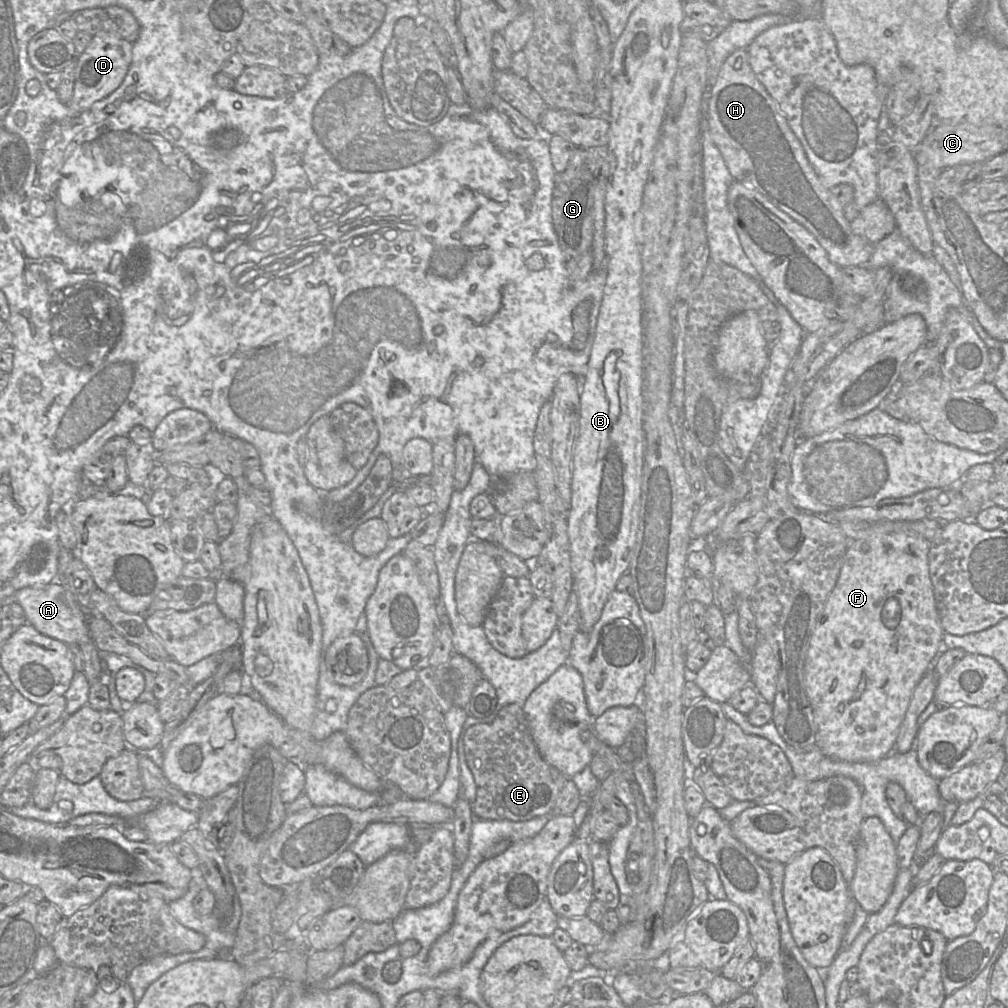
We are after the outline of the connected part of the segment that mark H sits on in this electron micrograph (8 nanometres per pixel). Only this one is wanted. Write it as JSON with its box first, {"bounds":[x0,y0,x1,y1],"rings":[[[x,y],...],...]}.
{"bounds":[708,48,874,268],"rings":[[[747,48],[732,52],[717,74],[708,102],[708,129],[734,180],[762,194],[774,206],[805,227],[835,265],[841,268],[865,267],[873,253],[874,244],[853,233],[850,222],[845,217],[846,206],[823,184],[810,164],[800,141],[789,127],[776,101],[751,69]]]}

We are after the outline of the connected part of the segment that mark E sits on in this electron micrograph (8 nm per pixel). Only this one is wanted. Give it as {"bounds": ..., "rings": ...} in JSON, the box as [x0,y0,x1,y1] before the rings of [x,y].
{"bounds":[459,704,571,822],"rings":[[[517,704],[500,707],[489,723],[462,729],[459,738],[476,785],[476,797],[471,804],[475,819],[519,822],[548,815],[565,783],[571,779],[543,759],[530,734],[526,716]]]}

